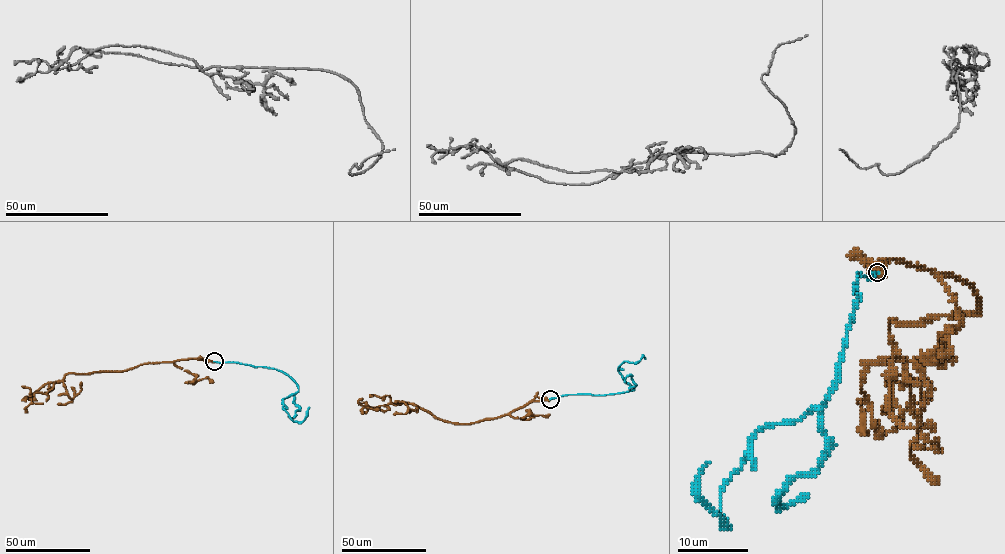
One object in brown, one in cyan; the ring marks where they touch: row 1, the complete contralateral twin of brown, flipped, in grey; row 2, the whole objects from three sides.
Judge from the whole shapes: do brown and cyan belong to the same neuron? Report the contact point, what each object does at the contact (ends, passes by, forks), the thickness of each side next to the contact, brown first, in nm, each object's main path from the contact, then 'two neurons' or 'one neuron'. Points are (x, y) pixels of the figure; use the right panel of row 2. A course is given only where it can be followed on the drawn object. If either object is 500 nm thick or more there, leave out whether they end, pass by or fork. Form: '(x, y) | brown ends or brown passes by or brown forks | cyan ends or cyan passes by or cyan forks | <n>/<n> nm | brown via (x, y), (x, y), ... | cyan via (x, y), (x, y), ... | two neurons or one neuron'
(877, 272) | brown ends | cyan ends | 460/200 nm | brown via (877, 274), (888, 260), (920, 265), (978, 300), (969, 314), (892, 323), (918, 423), (911, 456), (939, 483) | cyan via (877, 272), (855, 282), (830, 395), (760, 428), (723, 486), (726, 526), (700, 495), (711, 462) | two neurons

